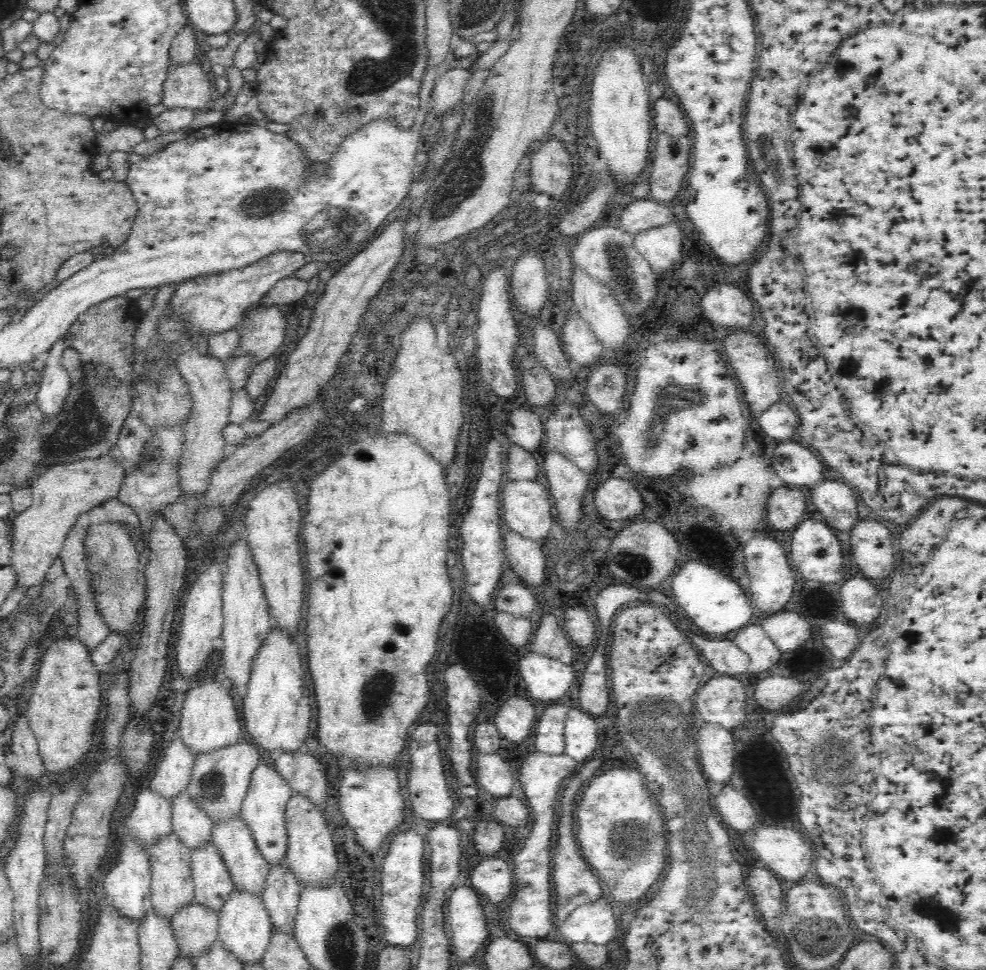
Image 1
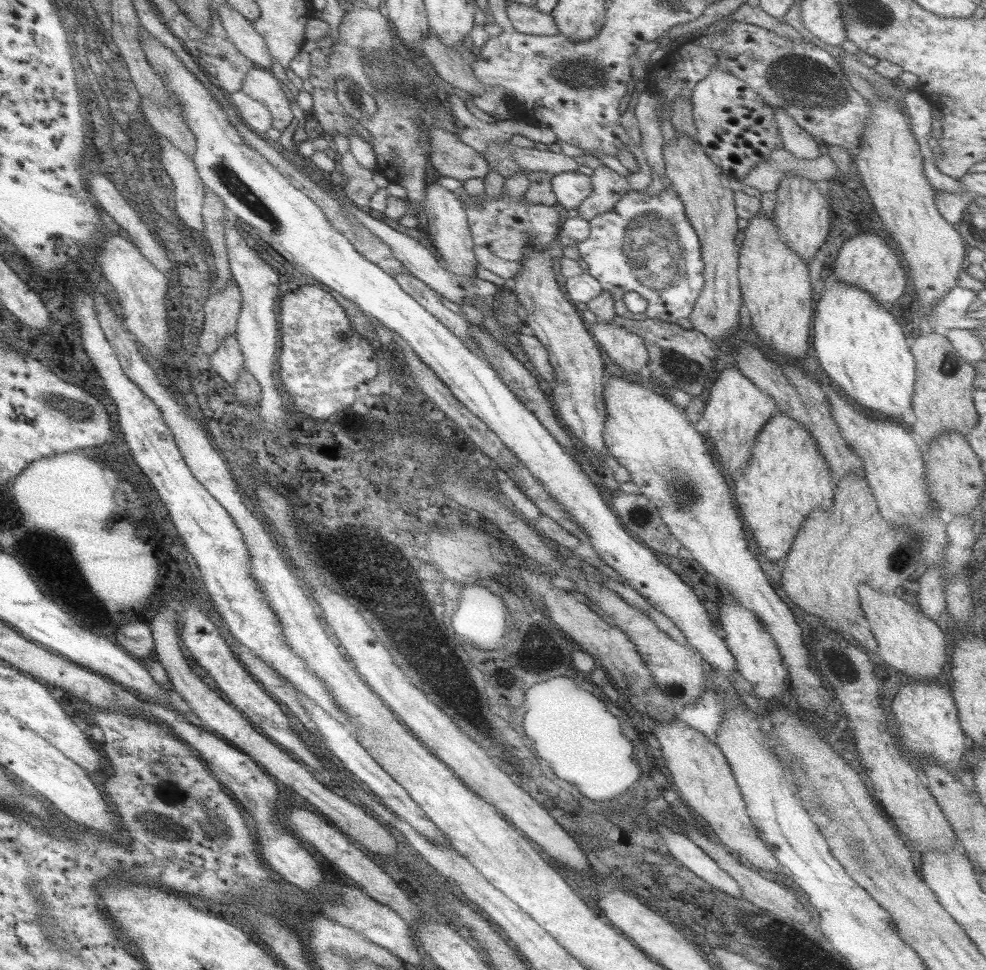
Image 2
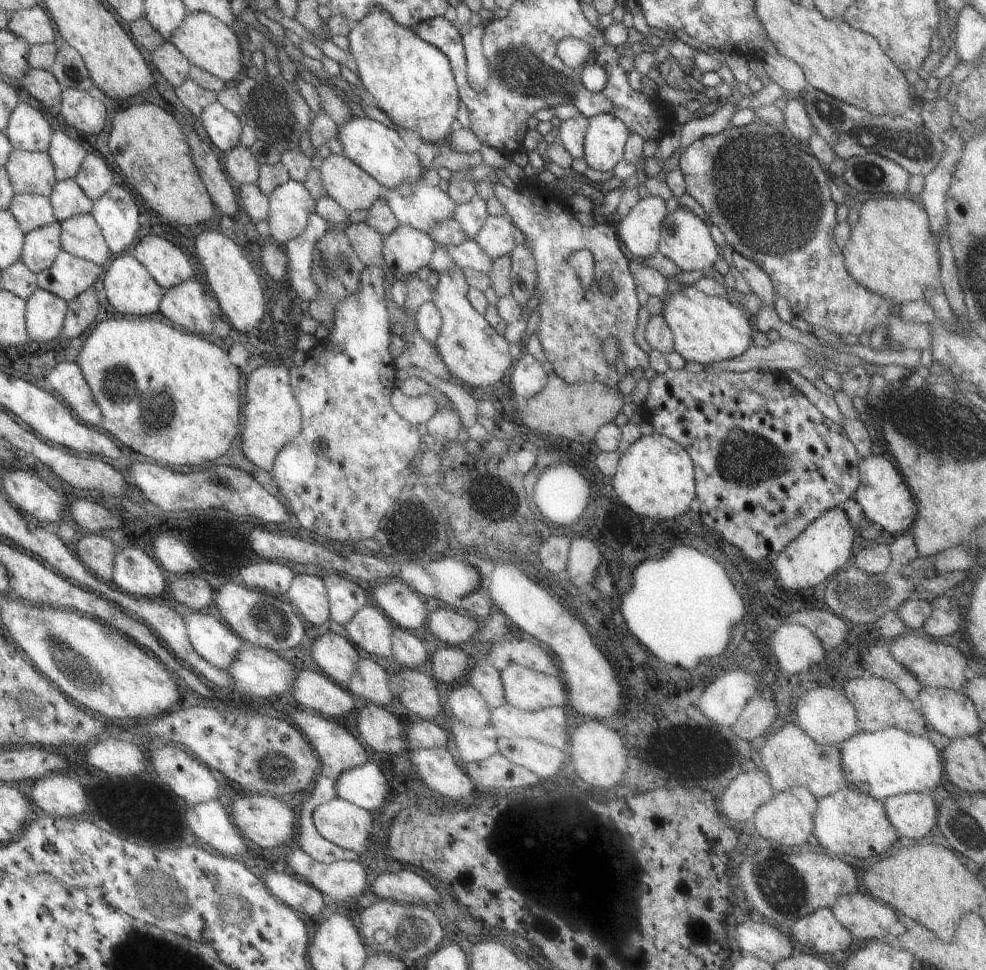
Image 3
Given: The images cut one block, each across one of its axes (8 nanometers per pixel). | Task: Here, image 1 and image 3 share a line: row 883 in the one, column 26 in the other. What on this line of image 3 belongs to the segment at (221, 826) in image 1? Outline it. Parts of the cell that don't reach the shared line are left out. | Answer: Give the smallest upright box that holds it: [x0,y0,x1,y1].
[19,220,61,272]

